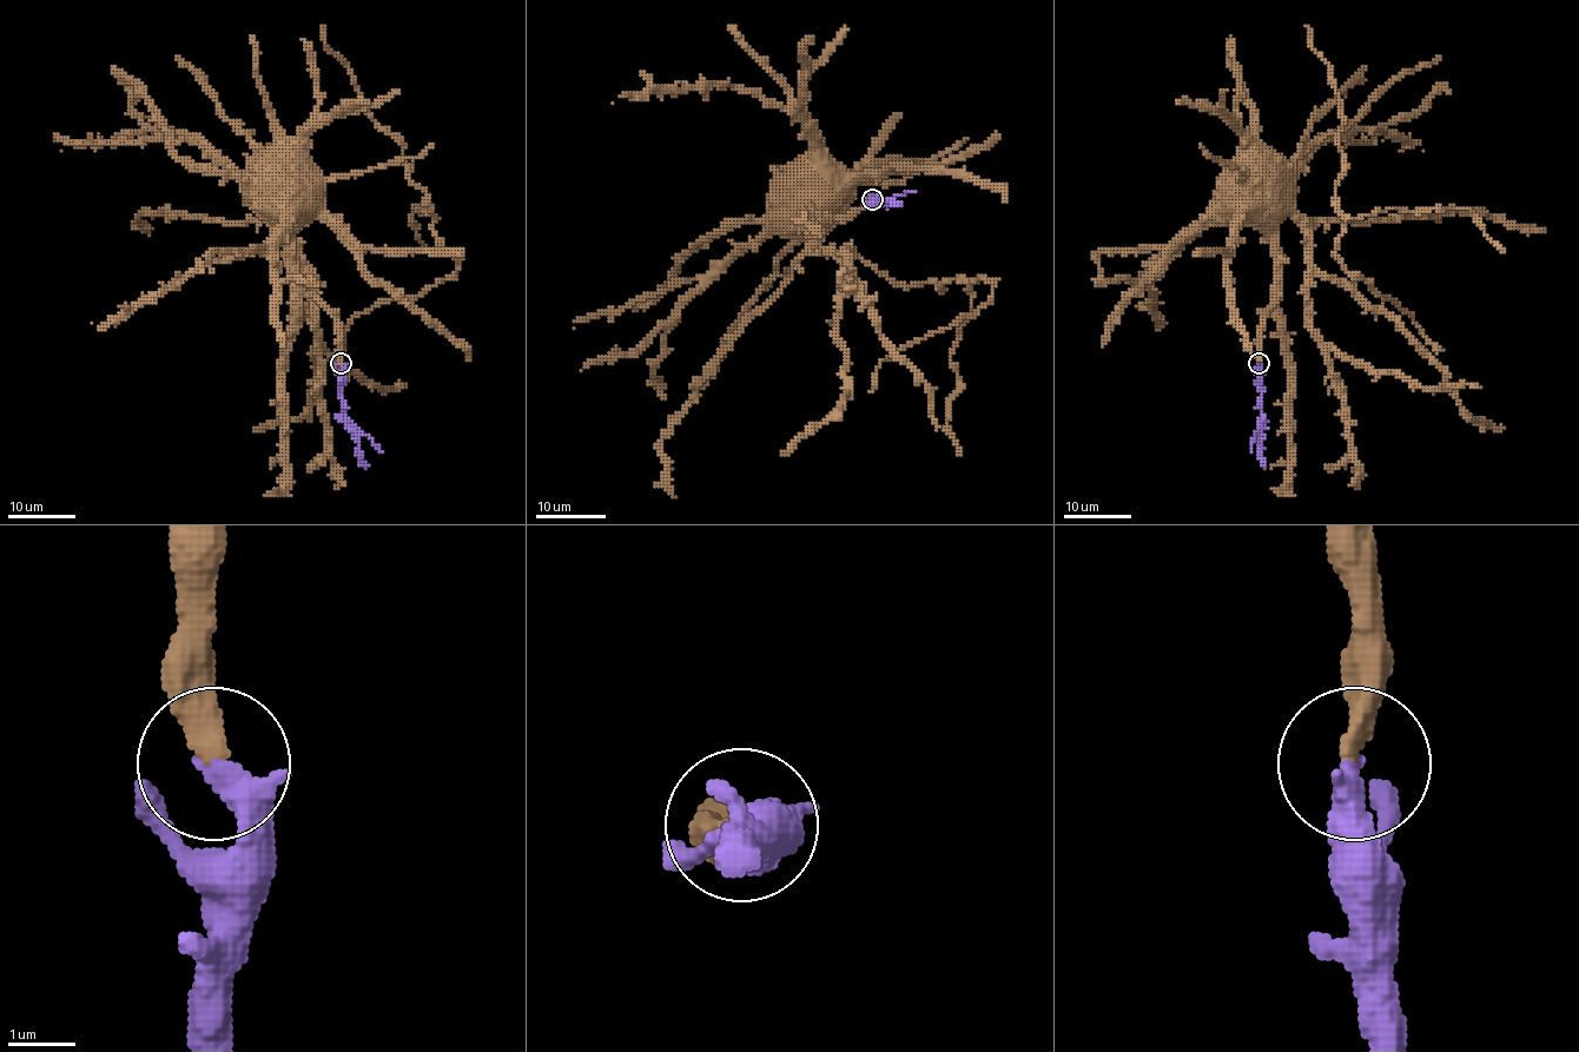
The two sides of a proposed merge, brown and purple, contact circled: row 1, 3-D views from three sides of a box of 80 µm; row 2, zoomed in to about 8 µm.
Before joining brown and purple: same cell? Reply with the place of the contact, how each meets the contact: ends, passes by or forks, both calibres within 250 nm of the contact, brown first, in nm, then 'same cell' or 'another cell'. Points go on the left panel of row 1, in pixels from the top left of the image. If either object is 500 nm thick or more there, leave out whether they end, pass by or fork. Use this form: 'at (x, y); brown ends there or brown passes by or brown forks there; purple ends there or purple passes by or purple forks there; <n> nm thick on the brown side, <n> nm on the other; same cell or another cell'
at (341, 363); brown ends there; purple ends there; 360 nm thick on the brown side, 400 nm on the other; same cell

